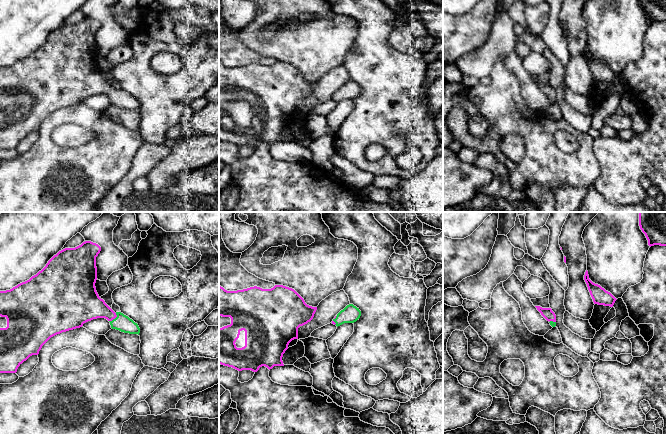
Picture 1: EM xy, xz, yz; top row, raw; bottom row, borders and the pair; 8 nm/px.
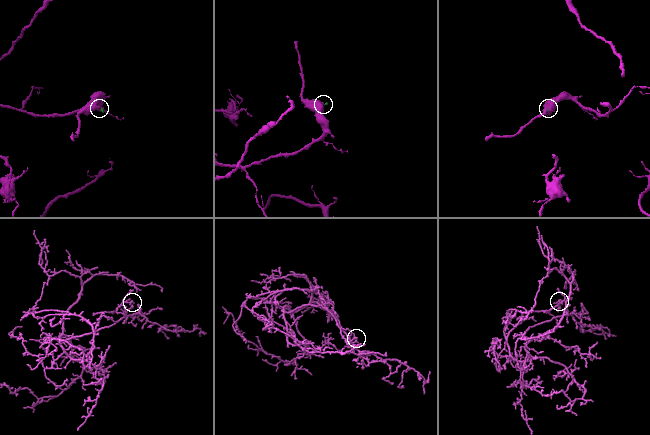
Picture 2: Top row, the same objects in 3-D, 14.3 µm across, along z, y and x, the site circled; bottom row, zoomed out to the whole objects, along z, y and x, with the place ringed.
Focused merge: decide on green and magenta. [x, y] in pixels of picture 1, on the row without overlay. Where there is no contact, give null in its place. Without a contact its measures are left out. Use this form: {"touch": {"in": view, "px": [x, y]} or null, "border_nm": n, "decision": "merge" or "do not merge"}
{"touch": {"in": "xy", "px": [115, 94]}, "border_nm": 90, "decision": "merge"}

